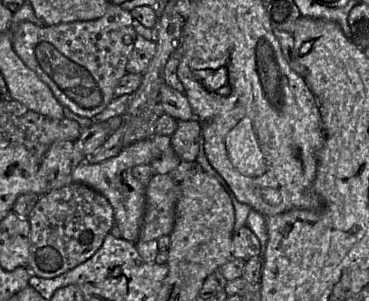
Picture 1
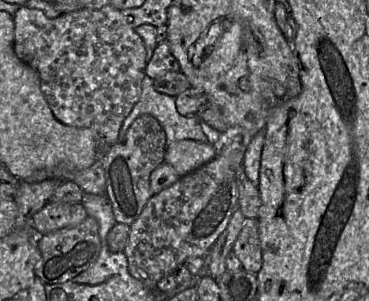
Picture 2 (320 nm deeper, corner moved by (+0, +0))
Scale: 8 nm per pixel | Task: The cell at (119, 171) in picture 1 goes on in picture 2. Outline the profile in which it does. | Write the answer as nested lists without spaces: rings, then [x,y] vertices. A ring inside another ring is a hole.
[[[179,140],[166,148],[164,162],[184,176],[213,160],[219,152],[219,145],[195,140]]]

